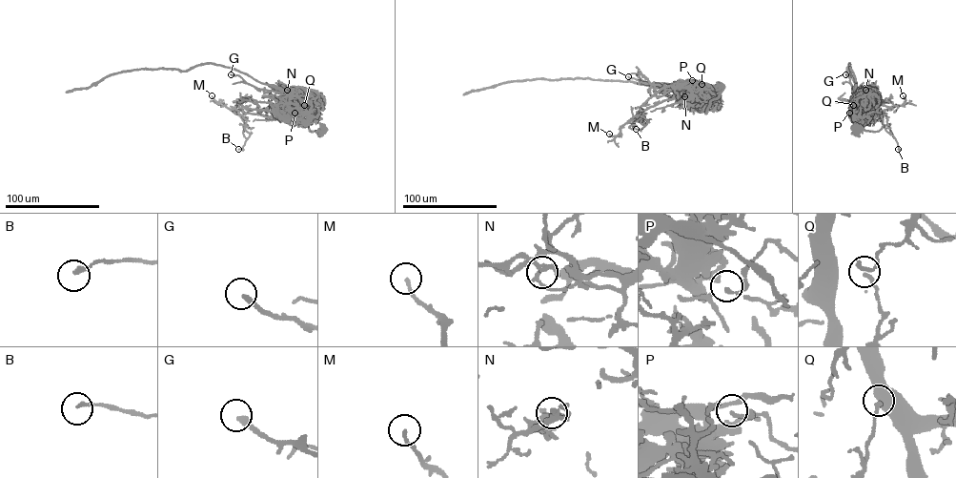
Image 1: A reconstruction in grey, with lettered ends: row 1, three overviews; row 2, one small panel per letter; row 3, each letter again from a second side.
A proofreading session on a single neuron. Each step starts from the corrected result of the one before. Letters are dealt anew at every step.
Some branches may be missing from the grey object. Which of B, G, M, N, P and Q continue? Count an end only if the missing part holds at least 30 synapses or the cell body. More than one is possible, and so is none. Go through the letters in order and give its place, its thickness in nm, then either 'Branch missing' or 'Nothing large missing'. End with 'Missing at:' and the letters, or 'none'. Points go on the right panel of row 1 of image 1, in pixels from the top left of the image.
B: Place: (898, 149). Thickness 160 nm. Nothing large missing
G: Place: (845, 74). Thickness 260 nm. Nothing large missing
M: Place: (903, 95). Thickness 150 nm. Nothing large missing
N: Place: (865, 90). Thickness 160 nm. Nothing large missing
P: Place: (849, 113). Thickness 150 nm. Nothing large missing
Q: Place: (853, 105). Thickness 110 nm. Nothing large missing
Missing at: none

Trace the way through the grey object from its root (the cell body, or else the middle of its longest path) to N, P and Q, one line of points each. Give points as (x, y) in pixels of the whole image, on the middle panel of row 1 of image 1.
N: (721, 87), (706, 114), (696, 107), (698, 97), (702, 100), (698, 93), (684, 96)
P: (721, 87), (720, 94), (710, 101), (706, 114), (696, 107), (699, 94), (693, 85), (697, 83), (692, 80)
Q: (721, 87), (720, 94), (710, 101), (706, 114), (696, 107), (699, 94), (693, 85), (701, 84)

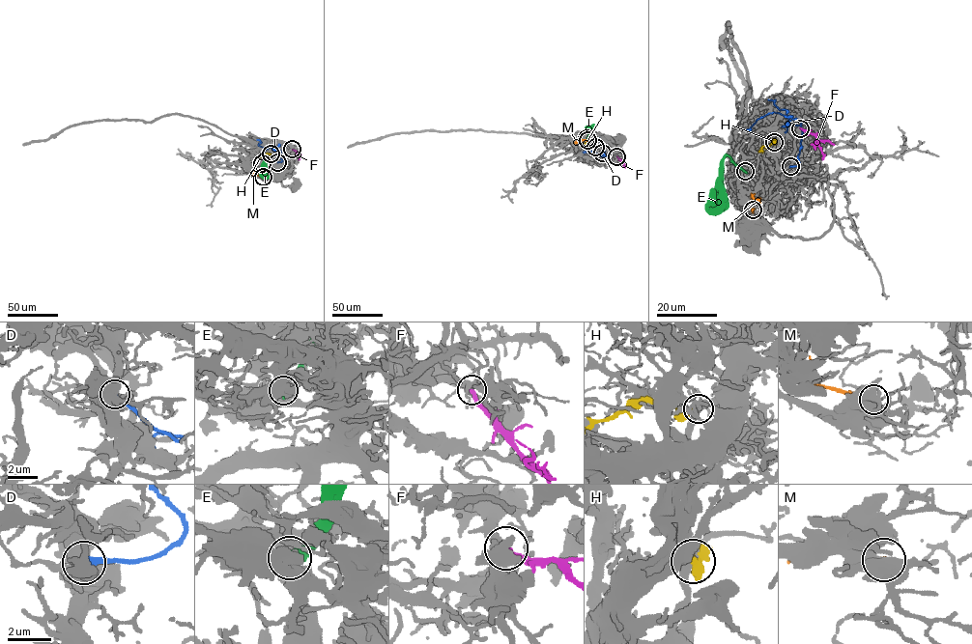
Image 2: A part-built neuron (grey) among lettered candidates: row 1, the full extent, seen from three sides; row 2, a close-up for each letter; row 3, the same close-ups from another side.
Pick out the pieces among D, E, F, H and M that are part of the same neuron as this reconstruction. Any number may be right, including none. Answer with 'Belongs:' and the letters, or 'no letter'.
Belongs: F

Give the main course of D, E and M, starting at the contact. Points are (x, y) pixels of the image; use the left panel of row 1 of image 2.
D: (277, 162), (282, 160), (280, 151), (263, 148), (257, 139)
E: (262, 164), (265, 158), (268, 178)
M: (263, 177), (250, 173)

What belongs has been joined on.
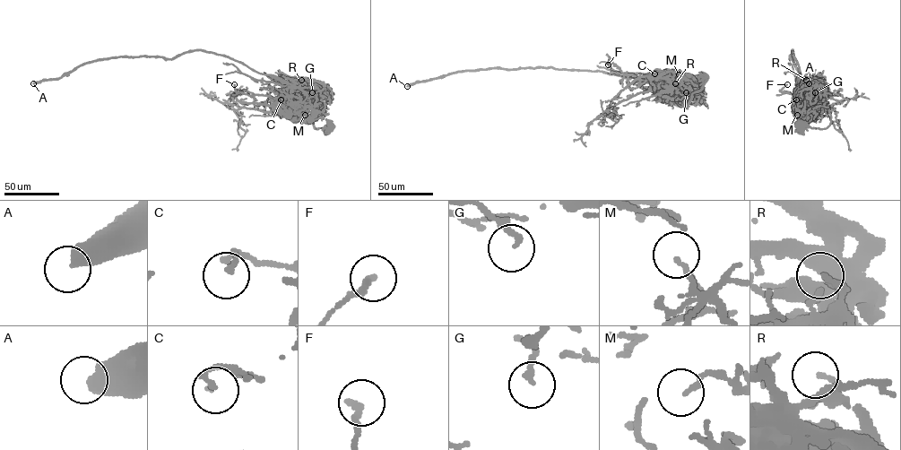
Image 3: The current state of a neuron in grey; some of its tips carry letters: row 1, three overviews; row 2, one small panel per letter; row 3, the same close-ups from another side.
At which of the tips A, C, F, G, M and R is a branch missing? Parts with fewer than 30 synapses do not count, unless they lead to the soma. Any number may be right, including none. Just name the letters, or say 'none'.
A, C

